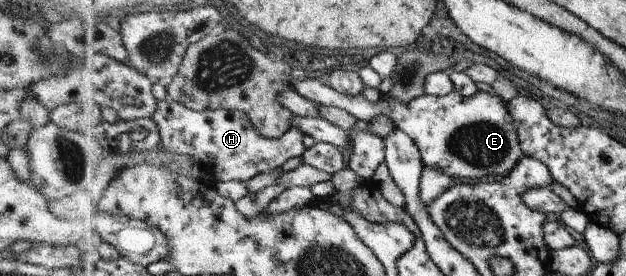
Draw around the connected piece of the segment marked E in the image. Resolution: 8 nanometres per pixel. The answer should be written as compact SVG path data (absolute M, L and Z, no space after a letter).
M303 79L299 82L295 89L299 94L309 98L312 102L317 102L319 106L333 106L333 108L341 108L345 112L349 112L351 116L355 116L357 120L371 121L377 113L383 112L385 116L390 118L397 130L406 132L417 145L419 149L423 166L433 168L433 170L441 170L443 174L457 178L457 180L489 180L489 176L505 176L507 170L511 170L515 166L515 162L521 158L521 142L520 137L515 136L517 126L513 124L513 116L509 114L509 110L505 110L505 106L499 102L496 95L478 90L475 96L461 96L460 92L455 90L449 92L445 96L433 96L431 94L423 94L411 100L407 104L401 104L397 100L391 100L381 96L379 102L370 102L363 94L355 94L349 96L345 93L337 92L330 85L327 79Z

